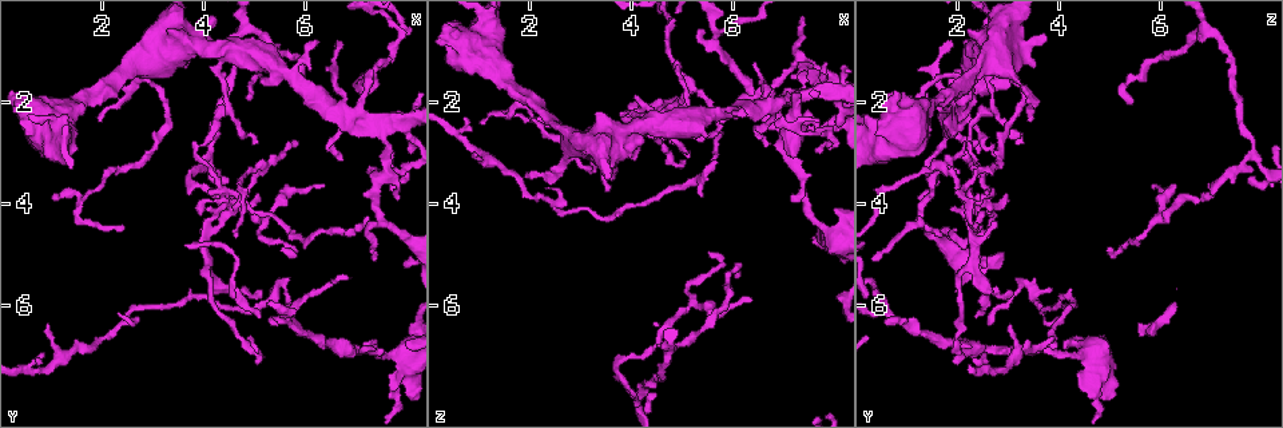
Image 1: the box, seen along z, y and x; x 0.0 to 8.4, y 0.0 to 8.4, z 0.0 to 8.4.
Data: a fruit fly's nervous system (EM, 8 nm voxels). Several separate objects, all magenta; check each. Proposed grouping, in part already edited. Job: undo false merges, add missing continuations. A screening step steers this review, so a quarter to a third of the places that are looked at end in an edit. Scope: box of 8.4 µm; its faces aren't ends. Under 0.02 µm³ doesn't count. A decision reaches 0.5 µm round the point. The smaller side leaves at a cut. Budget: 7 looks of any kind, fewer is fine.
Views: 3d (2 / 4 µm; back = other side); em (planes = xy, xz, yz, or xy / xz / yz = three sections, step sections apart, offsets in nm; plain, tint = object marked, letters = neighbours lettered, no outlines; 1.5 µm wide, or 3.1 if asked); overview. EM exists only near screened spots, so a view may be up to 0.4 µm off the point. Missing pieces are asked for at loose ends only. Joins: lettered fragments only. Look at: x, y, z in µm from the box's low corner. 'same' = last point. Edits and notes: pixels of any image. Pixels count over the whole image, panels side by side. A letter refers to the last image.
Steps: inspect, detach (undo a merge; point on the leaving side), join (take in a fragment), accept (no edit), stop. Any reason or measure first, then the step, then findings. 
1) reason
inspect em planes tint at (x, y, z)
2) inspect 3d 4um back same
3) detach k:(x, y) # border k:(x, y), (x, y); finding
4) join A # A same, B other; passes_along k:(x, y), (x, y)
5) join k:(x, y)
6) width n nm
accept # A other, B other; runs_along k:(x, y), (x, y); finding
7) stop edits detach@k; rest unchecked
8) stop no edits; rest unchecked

thin end
inspect 3d 4um at (6.10, 2.05, 5.45)

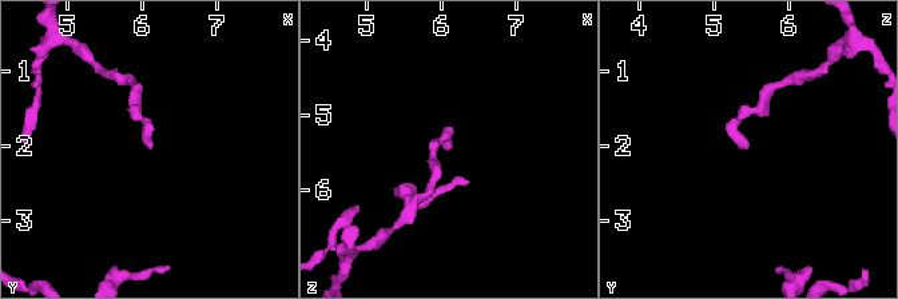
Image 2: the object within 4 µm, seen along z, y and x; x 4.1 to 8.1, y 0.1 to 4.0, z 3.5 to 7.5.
need the tissue
inspect em xy step 8 tint at (6.15, 2.05, 5.50)

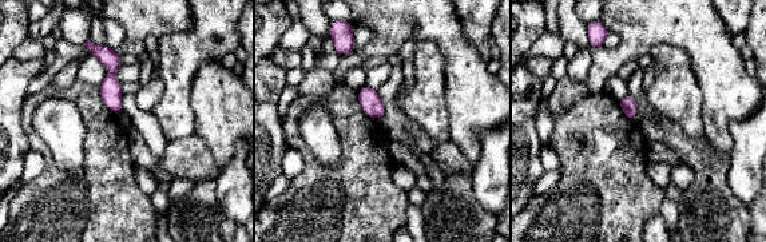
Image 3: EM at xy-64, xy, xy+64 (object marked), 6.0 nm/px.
inspect em planes letters same

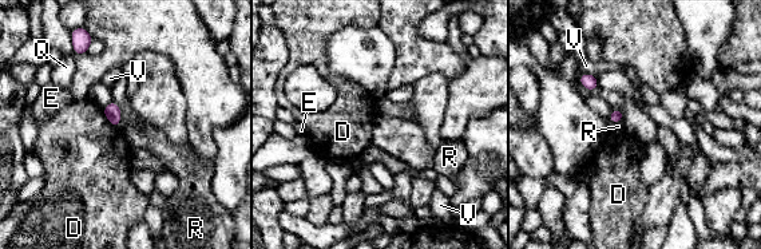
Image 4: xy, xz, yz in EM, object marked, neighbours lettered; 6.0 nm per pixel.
accept # D other, E other, Q other, R other, V other; border 4:(100, 109), (106, 118), (119, 129); none of them fits

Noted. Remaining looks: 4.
free end
inspect 3d 2um at (5.50, 4.85, 5.00)

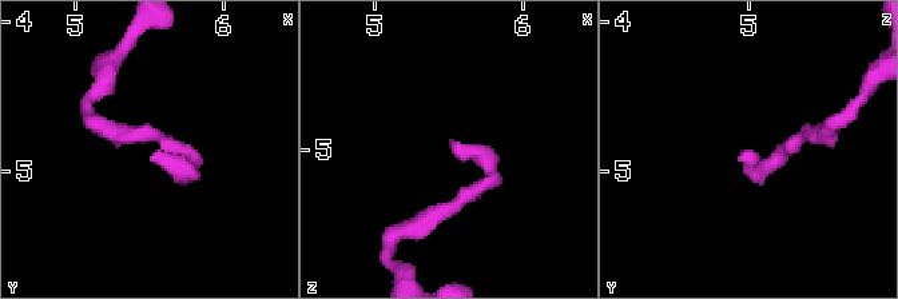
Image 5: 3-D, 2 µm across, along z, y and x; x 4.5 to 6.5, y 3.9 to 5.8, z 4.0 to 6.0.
inspect em planes plain at (5.48, 4.92, 4.96)

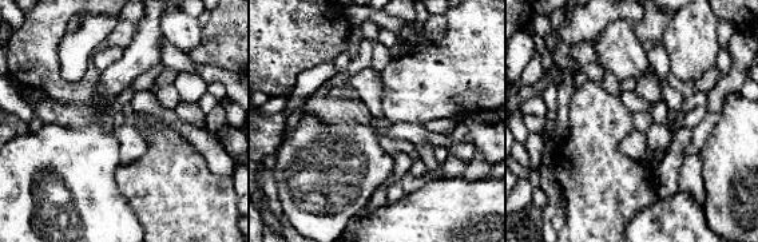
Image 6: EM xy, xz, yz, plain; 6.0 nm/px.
what lies round it
inspect em planes letters same

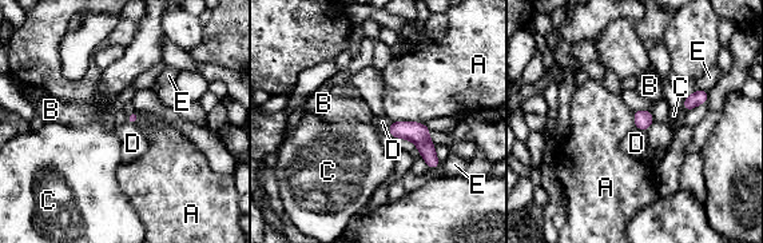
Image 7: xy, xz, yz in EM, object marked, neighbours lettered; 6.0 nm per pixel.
longest_contact A 190 nm
accept # A other, B other, C other, D other, E other; no lettered fragment goes on from it

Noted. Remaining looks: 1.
stop no edits; rest unchecked

